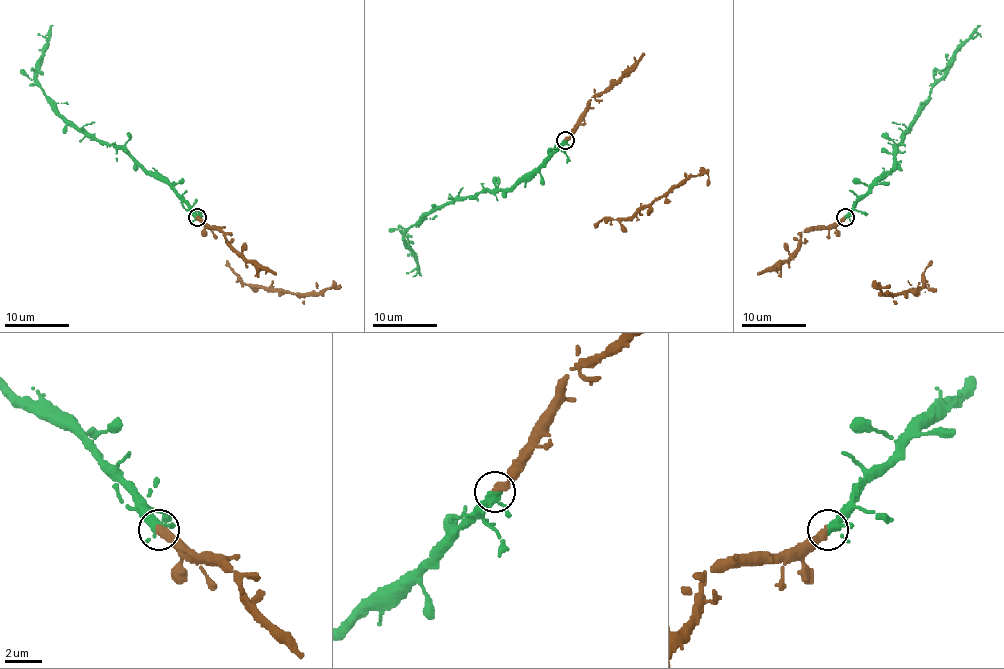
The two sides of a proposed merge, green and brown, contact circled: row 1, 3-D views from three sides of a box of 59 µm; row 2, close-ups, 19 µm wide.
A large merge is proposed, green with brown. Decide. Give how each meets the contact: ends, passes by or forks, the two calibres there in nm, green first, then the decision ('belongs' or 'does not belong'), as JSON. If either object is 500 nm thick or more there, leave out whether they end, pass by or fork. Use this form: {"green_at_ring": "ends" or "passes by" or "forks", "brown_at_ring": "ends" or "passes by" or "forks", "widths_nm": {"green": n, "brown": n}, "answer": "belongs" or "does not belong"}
{"green_at_ring": "forks", "brown_at_ring": "ends", "widths_nm": {"green": 280, "brown": 480}, "answer": "belongs"}

